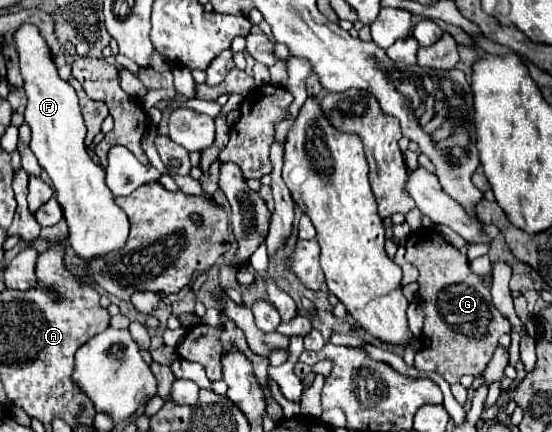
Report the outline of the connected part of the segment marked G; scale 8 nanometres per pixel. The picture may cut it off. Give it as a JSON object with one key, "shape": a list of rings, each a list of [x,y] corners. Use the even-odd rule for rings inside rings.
{"shape":[[[420,228],[408,236],[406,260],[420,272],[418,304],[424,310],[422,350],[416,352],[414,366],[422,372],[438,372],[448,384],[458,384],[464,374],[480,376],[498,338],[510,334],[508,320],[492,306],[490,290],[472,274],[464,250],[450,246],[434,228]]]}

